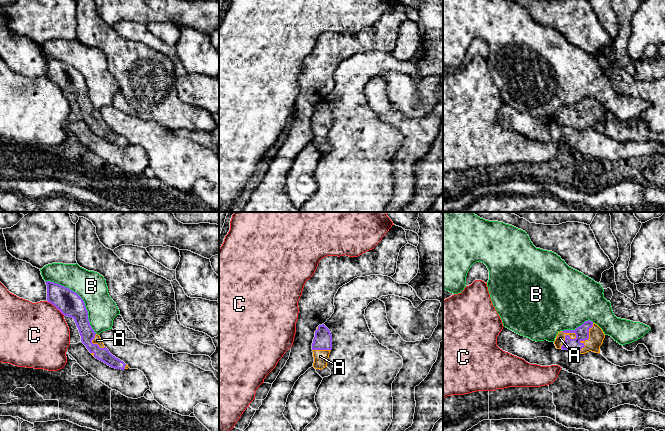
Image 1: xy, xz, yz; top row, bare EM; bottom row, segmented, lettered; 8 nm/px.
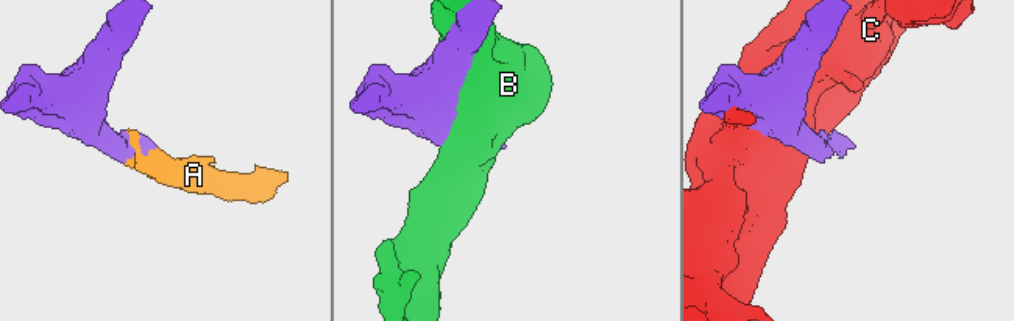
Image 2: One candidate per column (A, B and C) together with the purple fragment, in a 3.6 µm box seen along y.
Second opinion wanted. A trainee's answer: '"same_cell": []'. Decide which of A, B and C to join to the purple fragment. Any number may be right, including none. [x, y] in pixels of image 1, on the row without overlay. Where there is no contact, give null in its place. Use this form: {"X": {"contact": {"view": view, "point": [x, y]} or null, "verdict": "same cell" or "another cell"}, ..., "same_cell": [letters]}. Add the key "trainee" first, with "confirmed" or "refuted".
{"trainee": "refuted", "A": {"contact": {"view": "yz", "point": [565, 114]}, "verdict": "same cell"}, "B": {"contact": {"view": "xy", "point": [81, 74]}, "verdict": "another cell"}, "C": {"contact": {"view": "xy", "point": [56, 83]}, "verdict": "another cell"}, "same_cell": ["A"]}

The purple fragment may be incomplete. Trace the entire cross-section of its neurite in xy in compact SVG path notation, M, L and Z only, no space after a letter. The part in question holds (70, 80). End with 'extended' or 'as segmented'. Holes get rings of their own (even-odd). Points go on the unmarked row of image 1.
M51 57L45 58L47 61L47 77L54 81L64 92L74 95L81 112L81 118L89 128L96 135L112 144L128 145L128 141L109 128L100 112L92 105L83 75L67 63Z; extended

